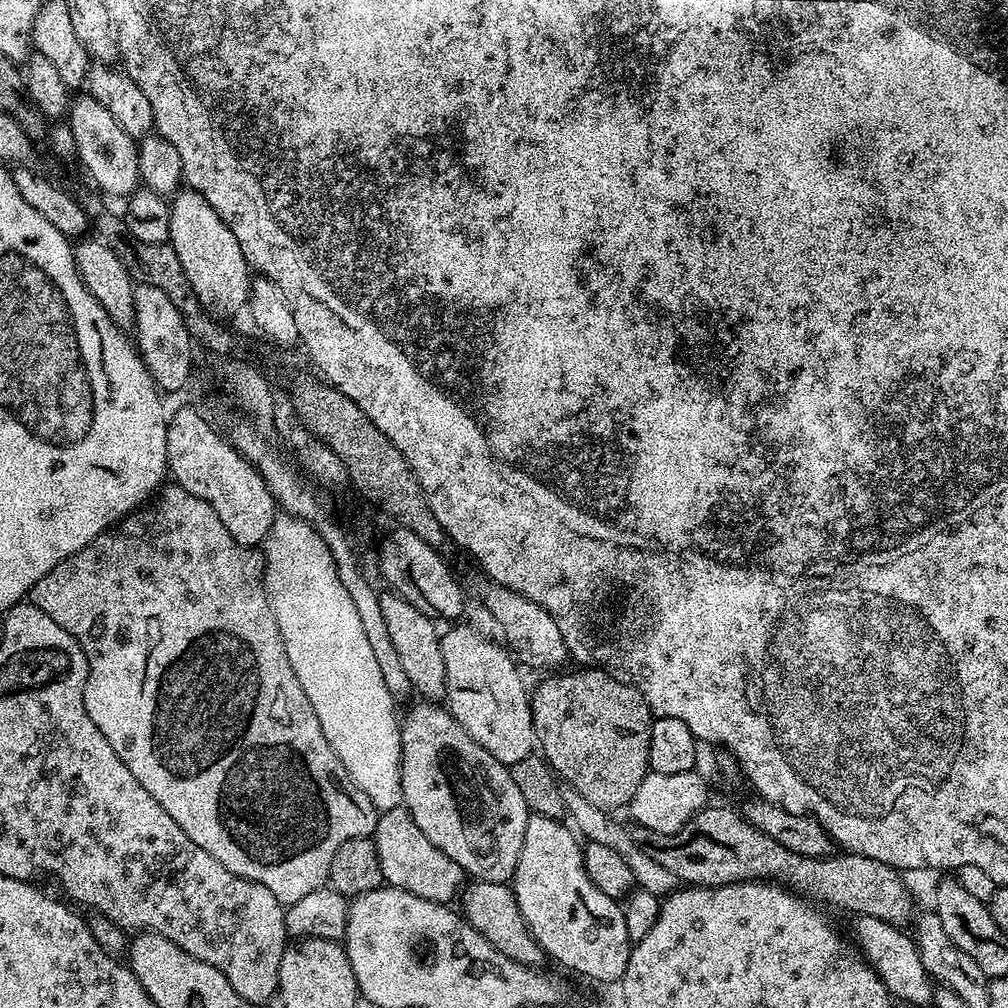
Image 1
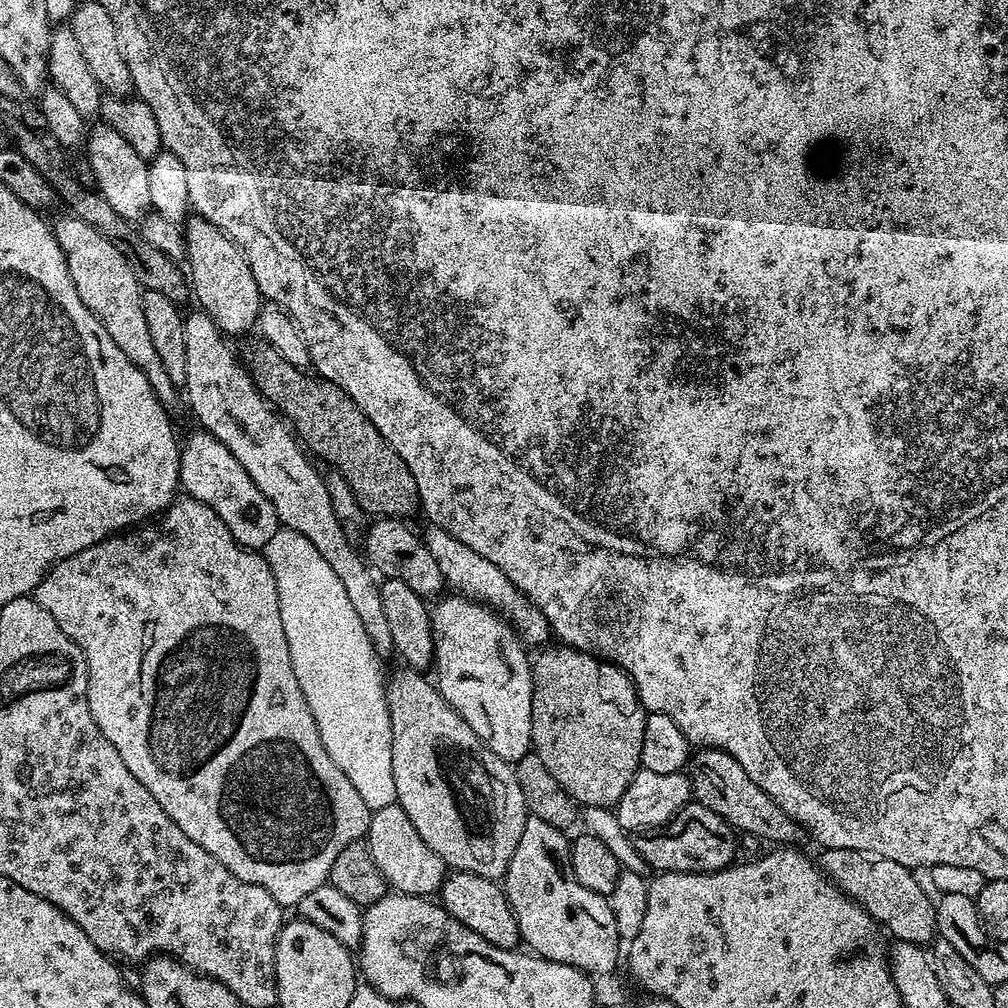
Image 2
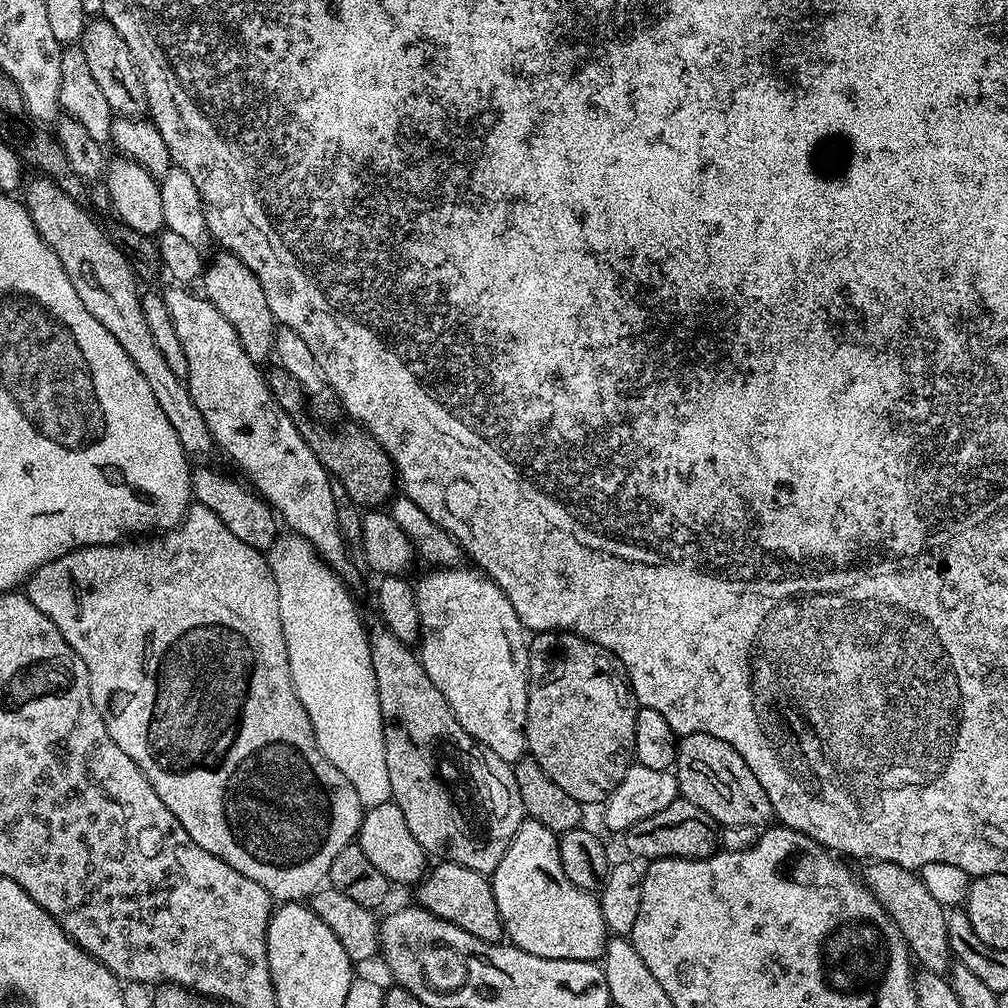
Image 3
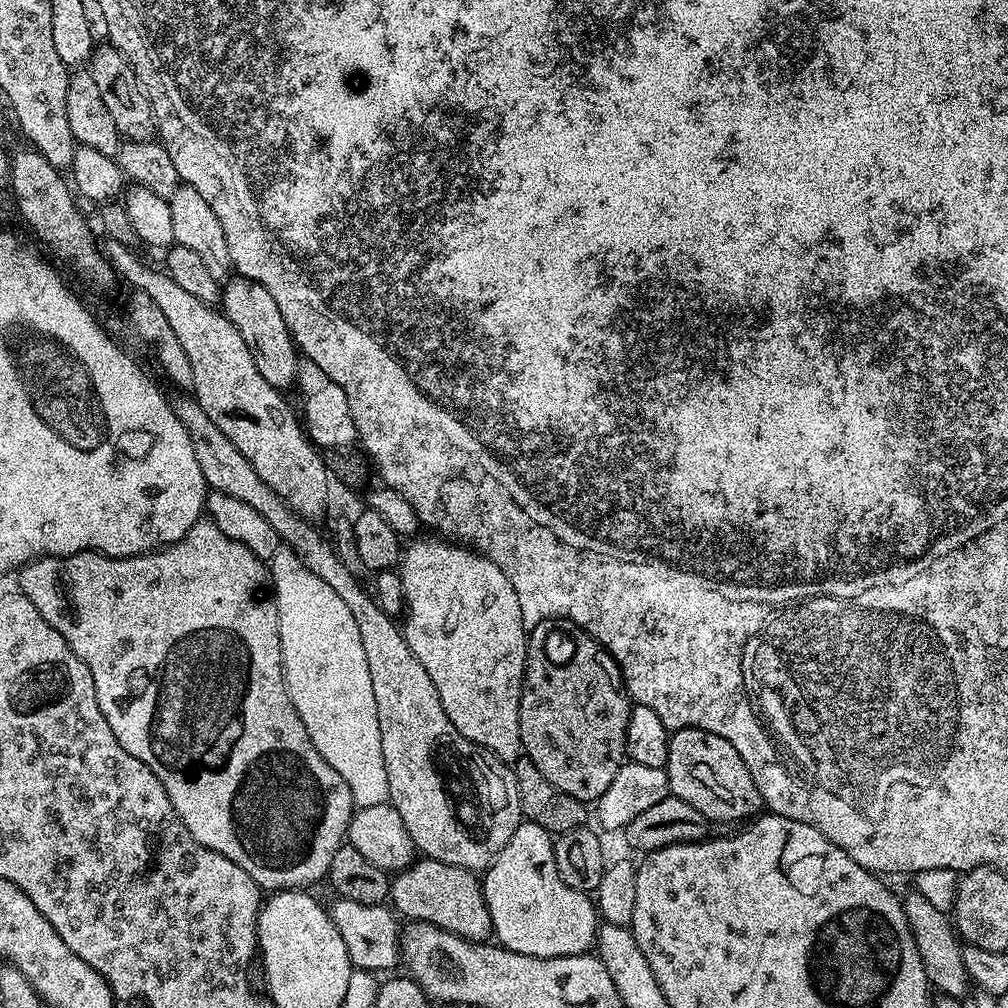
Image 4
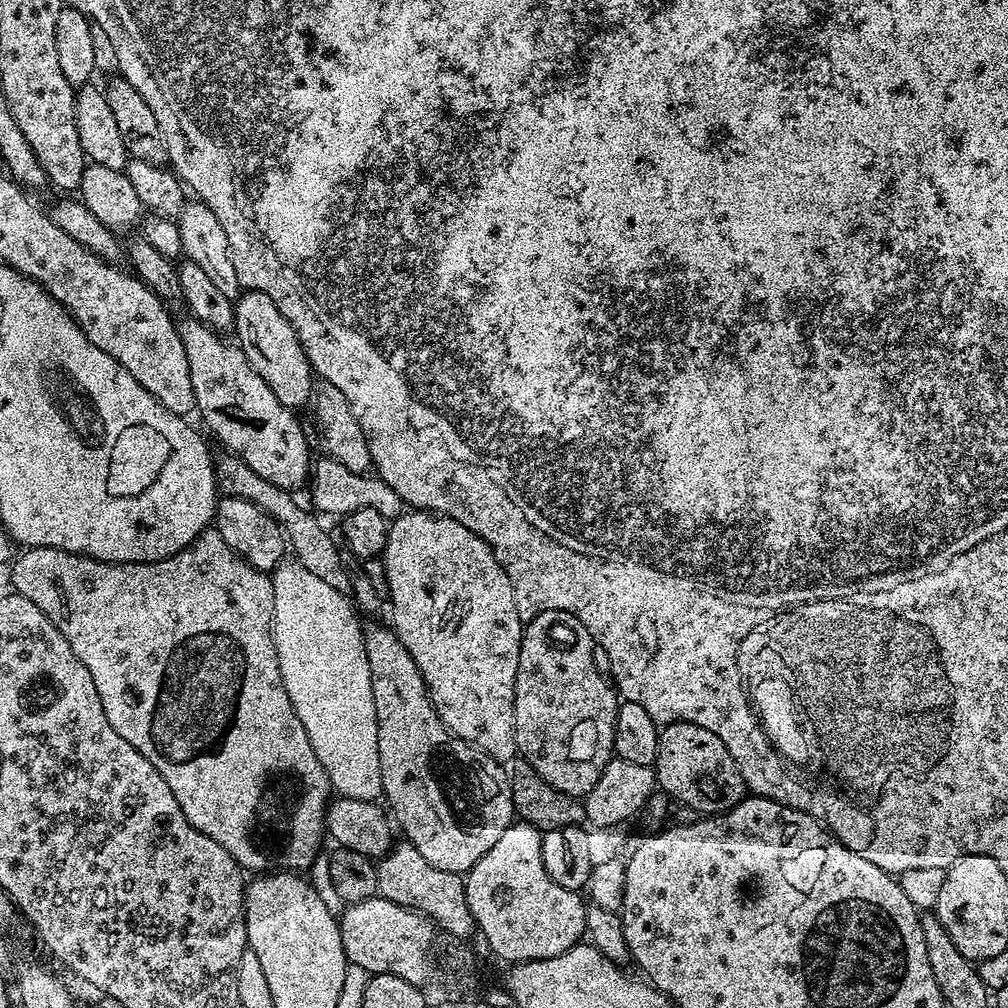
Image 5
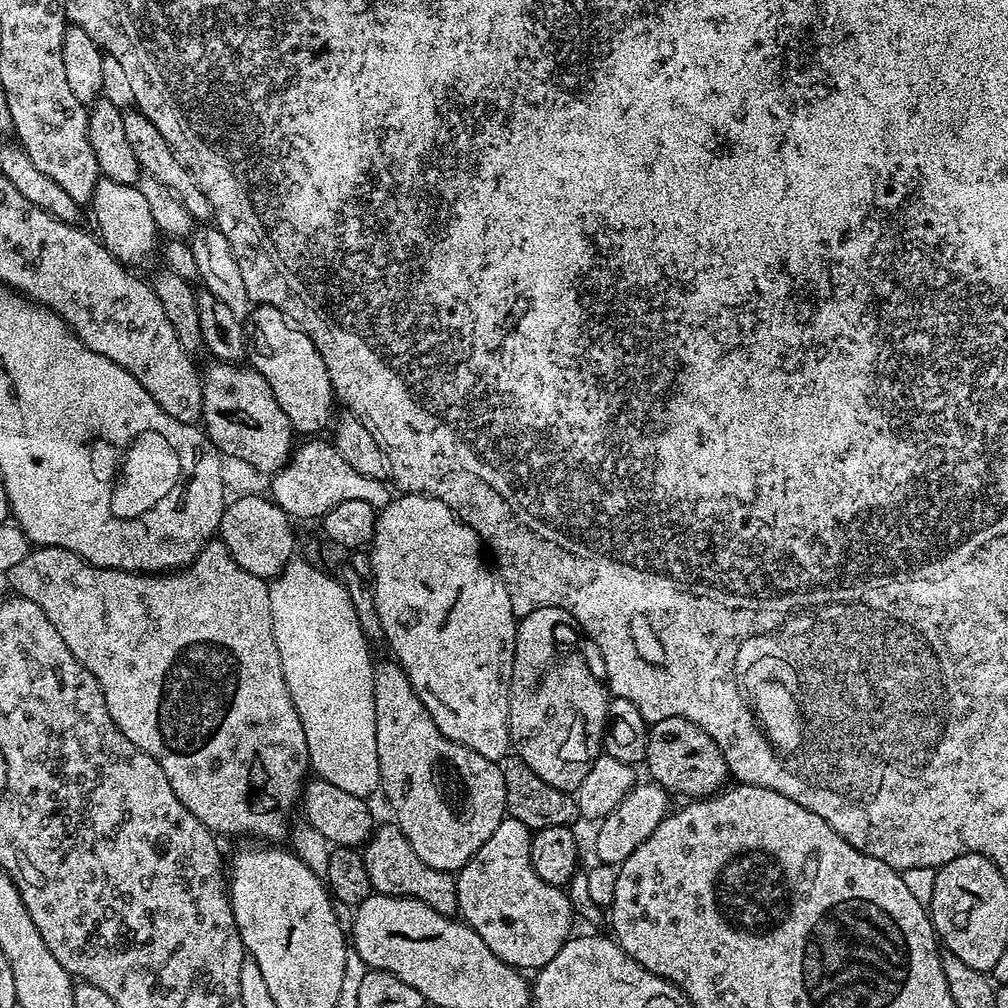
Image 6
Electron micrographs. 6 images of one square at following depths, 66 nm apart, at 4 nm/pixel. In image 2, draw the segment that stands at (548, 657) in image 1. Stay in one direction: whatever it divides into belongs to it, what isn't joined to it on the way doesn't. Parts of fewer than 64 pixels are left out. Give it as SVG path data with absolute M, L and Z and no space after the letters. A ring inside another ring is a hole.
M429 523L427 527L428 529L422 532L424 545L434 558L438 570L442 570L442 578L449 589L457 590L473 600L488 605L493 612L500 613L501 617L516 629L517 636L525 645L544 646L549 643L548 619L544 617L542 610L531 604L522 594L522 590L518 590L518 586L514 586L514 582L510 582L510 578L506 578L506 574L502 574L502 570L498 570L494 562L490 562L490 558L482 558L478 550L470 550L466 542L458 542L454 534L450 534L437 524Z

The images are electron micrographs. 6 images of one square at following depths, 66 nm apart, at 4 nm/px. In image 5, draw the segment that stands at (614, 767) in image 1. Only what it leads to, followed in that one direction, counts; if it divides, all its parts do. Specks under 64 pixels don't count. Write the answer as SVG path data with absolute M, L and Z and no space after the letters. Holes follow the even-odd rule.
M546 610L535 616L533 620L527 621L523 629L520 644L580 644L580 656L578 656L580 658L580 682L572 682L568 678L564 680L566 668L552 664L552 662L544 664L544 654L540 654L542 658L536 660L536 664L546 666L544 670L546 674L540 676L536 670L534 674L530 674L528 670L528 676L526 676L528 694L522 692L520 697L514 694L514 738L519 759L530 762L530 766L534 766L534 770L538 770L538 774L542 774L542 778L546 778L546 782L554 786L554 790L562 790L562 794L583 798L592 789L594 782L598 782L598 778L602 776L602 770L606 770L608 763L614 759L612 747L614 746L618 693L610 683L609 677L605 673L605 677L600 673L600 668L596 665L598 649L592 643L592 636L586 630L586 626L582 626L582 622L578 622L574 614L562 610Z

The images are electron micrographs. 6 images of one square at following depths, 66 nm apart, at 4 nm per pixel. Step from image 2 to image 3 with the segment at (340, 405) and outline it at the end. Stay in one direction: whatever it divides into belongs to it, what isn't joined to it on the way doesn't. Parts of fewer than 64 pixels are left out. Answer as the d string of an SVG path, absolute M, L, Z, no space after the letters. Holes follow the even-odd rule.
M272 367L267 369L266 379L278 406L286 410L290 419L299 422L300 433L304 435L304 441L310 446L310 450L314 450L318 462L322 462L322 466L328 471L328 475L334 478L342 492L342 487L344 487L343 495L353 504L363 506L368 510L376 510L387 505L394 495L398 477L391 458L384 453L380 443L365 428L355 422L348 422L345 428L331 432L328 429L331 427L315 419L303 420L303 416L306 416L306 397L298 378L290 378L290 374L286 374L284 368Z

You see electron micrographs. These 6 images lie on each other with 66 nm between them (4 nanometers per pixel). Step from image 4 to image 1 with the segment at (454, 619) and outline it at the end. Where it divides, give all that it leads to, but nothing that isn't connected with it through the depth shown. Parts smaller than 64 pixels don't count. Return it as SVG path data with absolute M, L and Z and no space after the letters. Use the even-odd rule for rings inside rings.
M457 623L440 637L446 662L446 707L452 717L498 762L512 765L533 755L537 747L532 725L530 692L521 679L521 669L503 643L495 644L480 632Z

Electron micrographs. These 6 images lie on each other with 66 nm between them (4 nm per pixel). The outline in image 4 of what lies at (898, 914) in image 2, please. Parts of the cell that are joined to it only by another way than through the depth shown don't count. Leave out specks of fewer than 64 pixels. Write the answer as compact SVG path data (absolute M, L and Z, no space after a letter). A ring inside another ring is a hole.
M909 891L902 900L910 930L916 939L918 954L922 954L922 966L928 975L928 983L937 993L964 998L969 995L970 981L966 962L962 962L962 940L950 919L949 913L937 910L922 894Z

